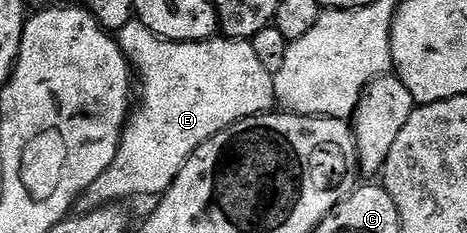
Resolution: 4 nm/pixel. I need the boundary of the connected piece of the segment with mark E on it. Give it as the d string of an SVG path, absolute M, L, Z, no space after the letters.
M132 19L115 36L117 45L131 61L132 67L141 75L141 105L136 105L125 128L121 132L119 150L107 170L91 182L86 192L82 192L76 211L84 214L112 205L112 200L125 200L128 196L153 196L160 198L175 182L183 166L215 134L227 130L235 122L252 116L269 114L274 111L277 95L273 85L274 73L259 62L252 43L247 40L214 38L199 40L196 44L181 44L178 40L163 40L156 36L139 19Z

